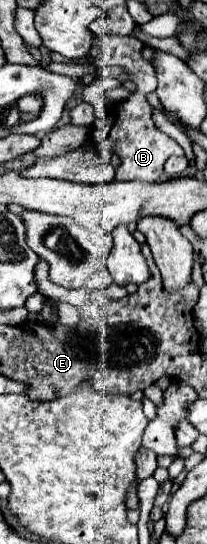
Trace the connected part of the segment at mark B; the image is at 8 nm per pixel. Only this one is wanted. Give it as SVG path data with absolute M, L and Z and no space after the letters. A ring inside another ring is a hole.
M134 91L130 99L116 103L114 113L108 119L98 121L92 129L92 137L96 139L96 147L110 151L122 159L122 165L116 169L118 181L158 181L162 177L162 169L168 157L184 155L184 149L170 139L166 133L156 129L152 121L152 107L146 101L146 93Z

